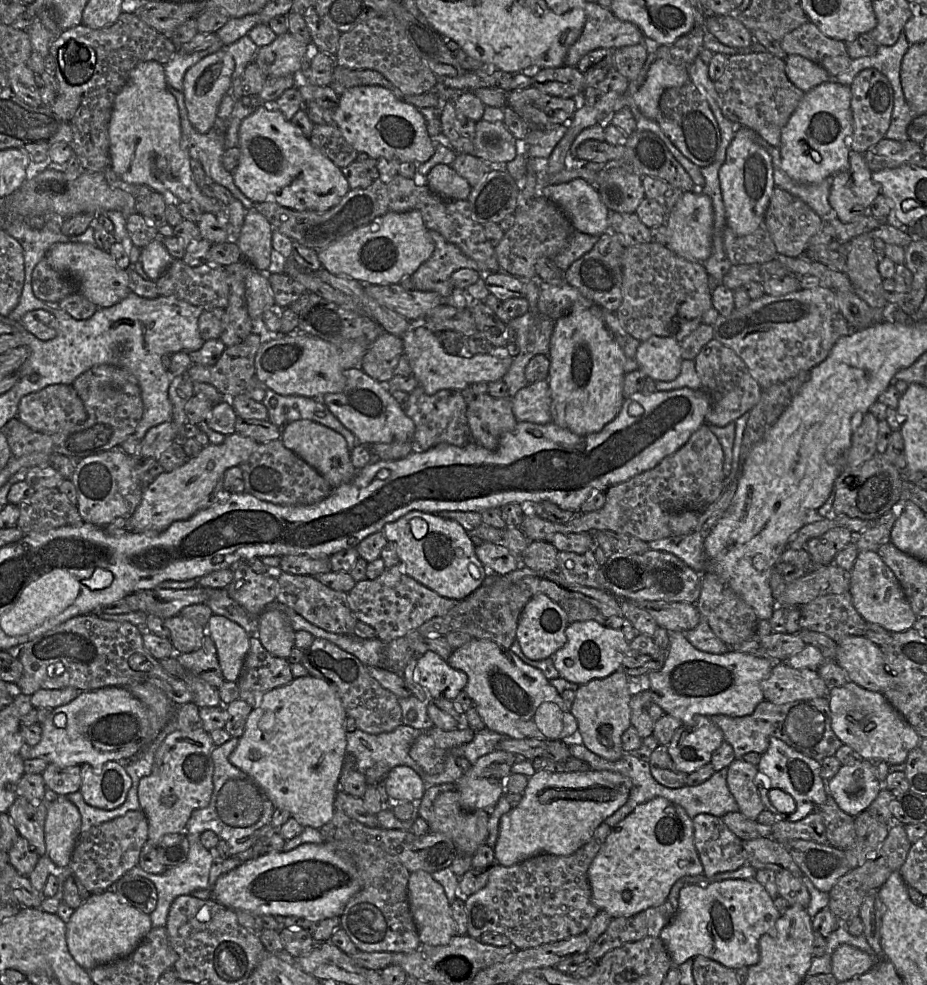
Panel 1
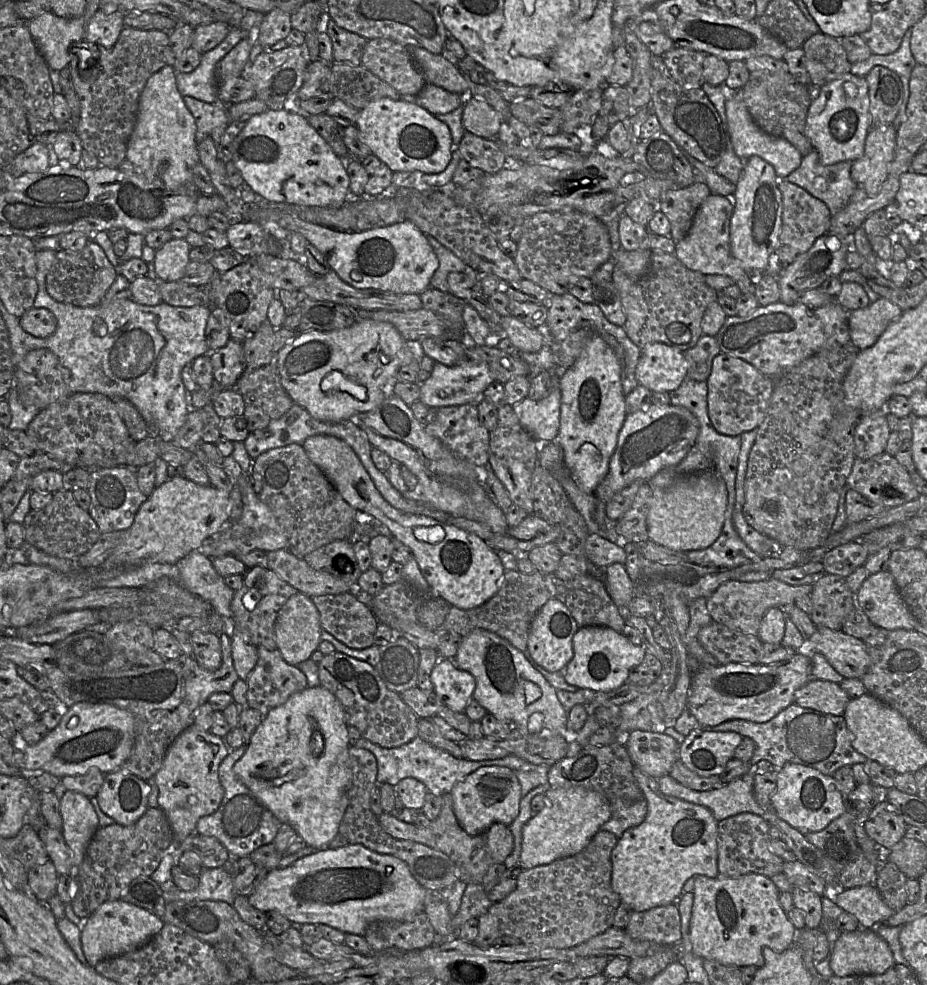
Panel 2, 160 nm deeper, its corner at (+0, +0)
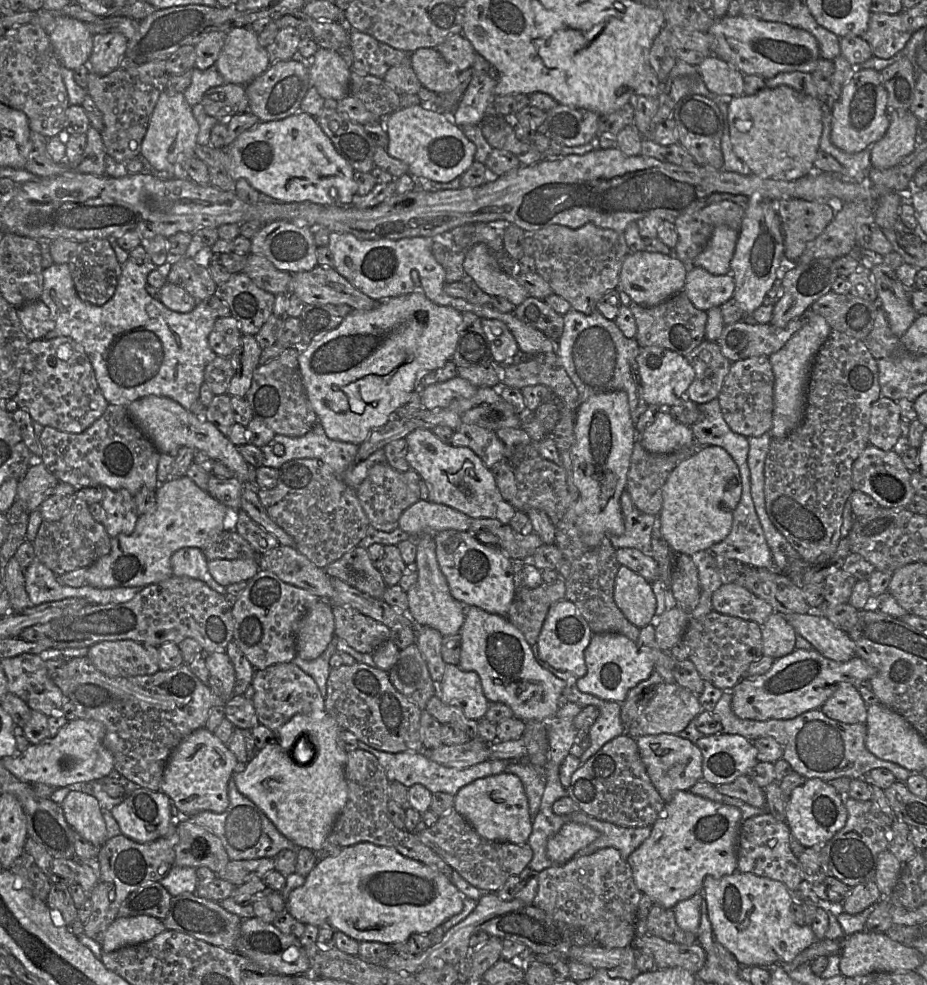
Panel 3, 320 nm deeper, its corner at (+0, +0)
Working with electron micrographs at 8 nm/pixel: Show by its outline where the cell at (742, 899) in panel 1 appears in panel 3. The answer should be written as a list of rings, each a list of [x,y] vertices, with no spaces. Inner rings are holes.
[[[735,872],[731,875],[723,876],[721,878],[714,878],[706,876],[704,879],[703,889],[704,899],[707,904],[708,917],[712,925],[715,939],[722,944],[739,962],[745,967],[770,967],[771,965],[778,965],[774,963],[791,962],[801,951],[813,944],[813,931],[810,925],[799,926],[794,922],[794,917],[791,911],[793,901],[792,891],[790,891],[782,882],[766,877],[757,876],[753,873]]]

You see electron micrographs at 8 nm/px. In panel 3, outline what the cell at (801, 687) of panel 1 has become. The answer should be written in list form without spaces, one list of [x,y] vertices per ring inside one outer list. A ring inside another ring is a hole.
[[[842,683],[820,710],[827,717],[845,724],[865,724],[867,708],[857,688],[852,684]]]

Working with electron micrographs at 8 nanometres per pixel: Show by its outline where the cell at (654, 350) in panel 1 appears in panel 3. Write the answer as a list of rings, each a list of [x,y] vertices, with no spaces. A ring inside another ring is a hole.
[[[648,346],[640,350],[636,362],[642,396],[648,405],[665,408],[677,404],[680,398],[686,398],[685,393],[695,378],[695,371],[683,355],[664,347]]]

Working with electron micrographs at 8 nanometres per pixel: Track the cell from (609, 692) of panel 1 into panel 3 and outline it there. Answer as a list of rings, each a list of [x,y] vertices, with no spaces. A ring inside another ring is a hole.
[[[677,791],[651,827],[648,839],[626,859],[637,888],[650,897],[654,905],[673,908],[678,902],[700,892],[706,876],[721,878],[737,872],[737,838],[742,821],[741,811],[737,807],[721,804],[689,791]]]

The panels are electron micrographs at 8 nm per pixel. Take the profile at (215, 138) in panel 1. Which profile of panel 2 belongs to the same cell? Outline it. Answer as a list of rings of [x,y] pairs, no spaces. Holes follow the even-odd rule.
[[[184,96],[183,99],[196,121],[195,141],[197,145],[209,136],[218,147],[226,128],[234,122],[230,120],[227,105],[207,103],[190,96]]]

